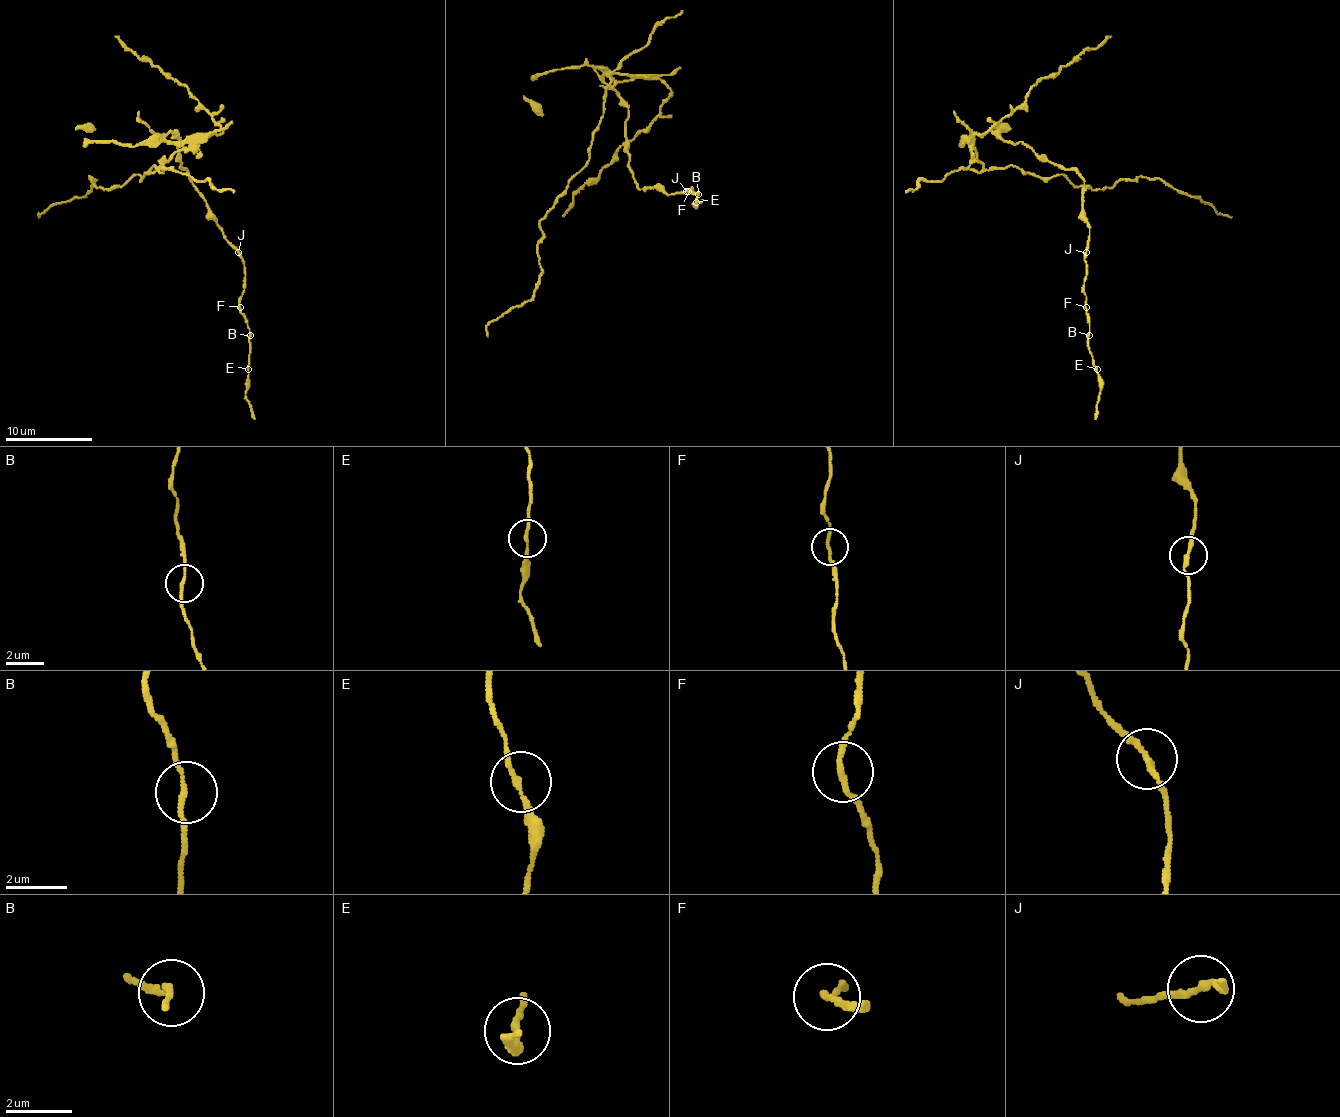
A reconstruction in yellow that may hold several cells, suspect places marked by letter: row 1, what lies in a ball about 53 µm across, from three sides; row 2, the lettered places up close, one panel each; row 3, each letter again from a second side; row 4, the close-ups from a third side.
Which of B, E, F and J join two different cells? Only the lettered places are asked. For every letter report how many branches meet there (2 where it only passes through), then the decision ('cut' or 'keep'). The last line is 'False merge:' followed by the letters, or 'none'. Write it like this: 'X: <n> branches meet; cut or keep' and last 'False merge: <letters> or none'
B: 2 branches meet; keep
E: 2 branches meet; keep
F: 2 branches meet; keep
J: 2 branches meet; cut
False merge: J

